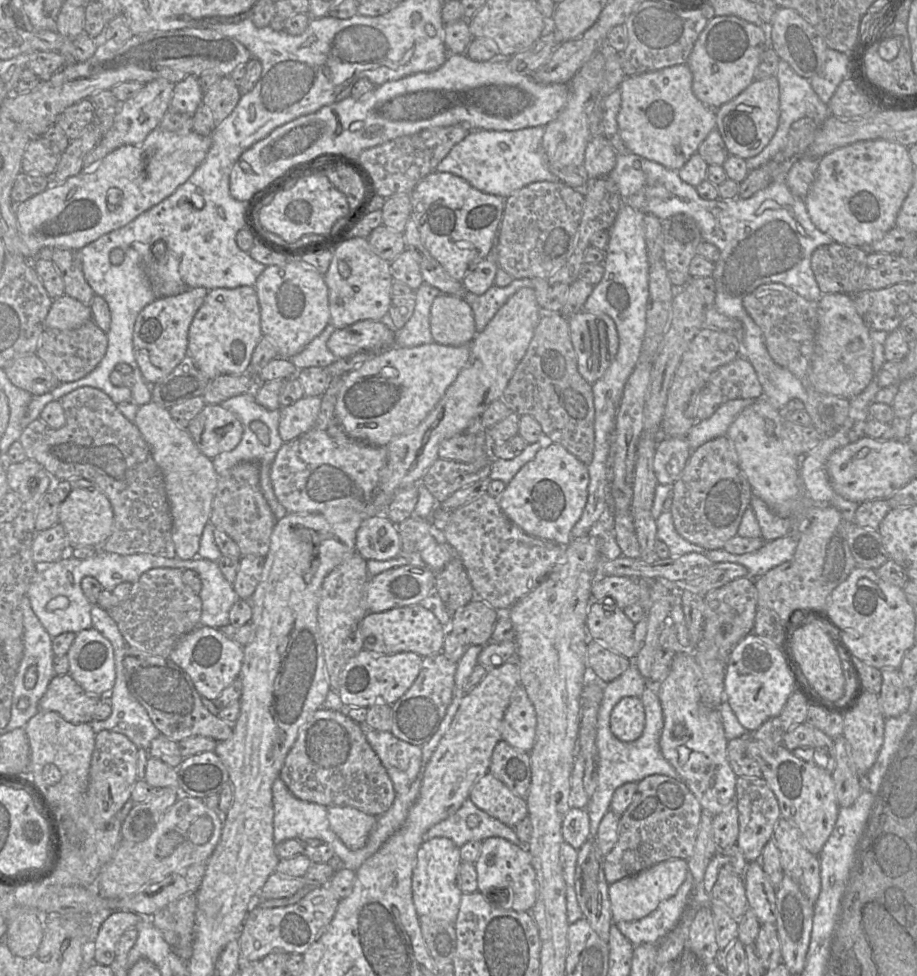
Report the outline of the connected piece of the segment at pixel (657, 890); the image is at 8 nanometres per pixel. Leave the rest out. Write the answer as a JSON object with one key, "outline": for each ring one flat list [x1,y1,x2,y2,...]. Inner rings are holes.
{"outline":[[670,859,610,884,608,892,613,924,639,920,653,912,662,901,677,892,689,872,687,860]]}

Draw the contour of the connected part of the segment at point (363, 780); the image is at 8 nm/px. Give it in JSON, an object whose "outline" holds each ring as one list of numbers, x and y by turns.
{"outline":[[321,707,303,724,280,770,279,778,298,799,325,807,351,806,366,814,380,816,393,804,396,792,379,757,368,743,362,725,352,720,346,711]]}

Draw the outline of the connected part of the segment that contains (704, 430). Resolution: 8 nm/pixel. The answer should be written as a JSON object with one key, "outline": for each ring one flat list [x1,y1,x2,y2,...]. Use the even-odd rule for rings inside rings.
{"outline":[[725,400,709,418,697,421,685,435,690,449,693,451,709,440,726,435,737,416,755,400]]}

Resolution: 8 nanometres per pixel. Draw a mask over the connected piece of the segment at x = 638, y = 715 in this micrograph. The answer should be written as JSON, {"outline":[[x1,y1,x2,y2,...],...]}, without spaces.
{"outline":[[622,698,612,709,610,730,622,742,634,742,645,728,645,709,641,698]]}

